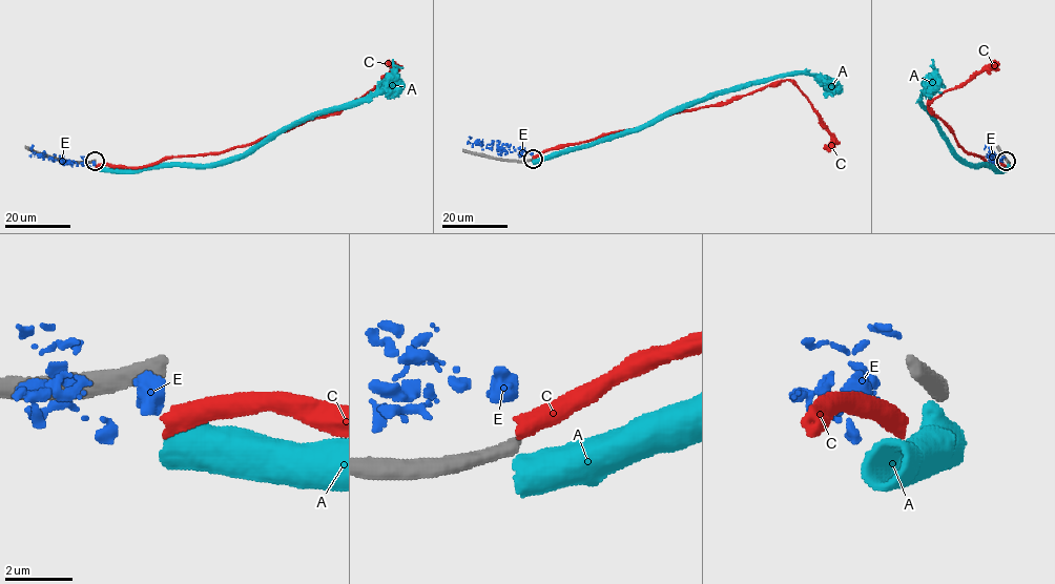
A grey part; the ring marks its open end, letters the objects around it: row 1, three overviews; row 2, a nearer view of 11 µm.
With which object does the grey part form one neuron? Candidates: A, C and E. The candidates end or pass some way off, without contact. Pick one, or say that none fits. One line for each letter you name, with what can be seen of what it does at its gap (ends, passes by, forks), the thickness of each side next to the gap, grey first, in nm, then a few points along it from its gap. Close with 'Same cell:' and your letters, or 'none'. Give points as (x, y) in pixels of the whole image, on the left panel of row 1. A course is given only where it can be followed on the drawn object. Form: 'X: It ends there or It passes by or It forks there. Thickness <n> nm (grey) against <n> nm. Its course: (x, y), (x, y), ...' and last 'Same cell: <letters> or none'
C: It ends there. Thickness 500 nm (grey) against 650 nm. Its course: (96, 164), (141, 167), (172, 157), (219, 153), (252, 144), (307, 121), (338, 113), (393, 70), (390, 61)
Same cell: C

